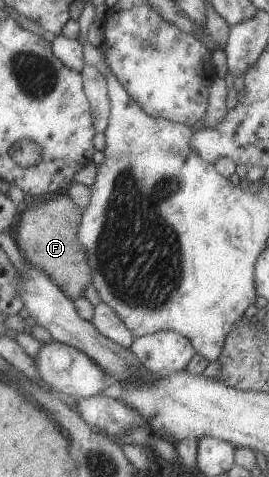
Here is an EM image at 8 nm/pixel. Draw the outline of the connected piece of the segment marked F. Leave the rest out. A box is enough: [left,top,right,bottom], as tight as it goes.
[16,193,93,300]

